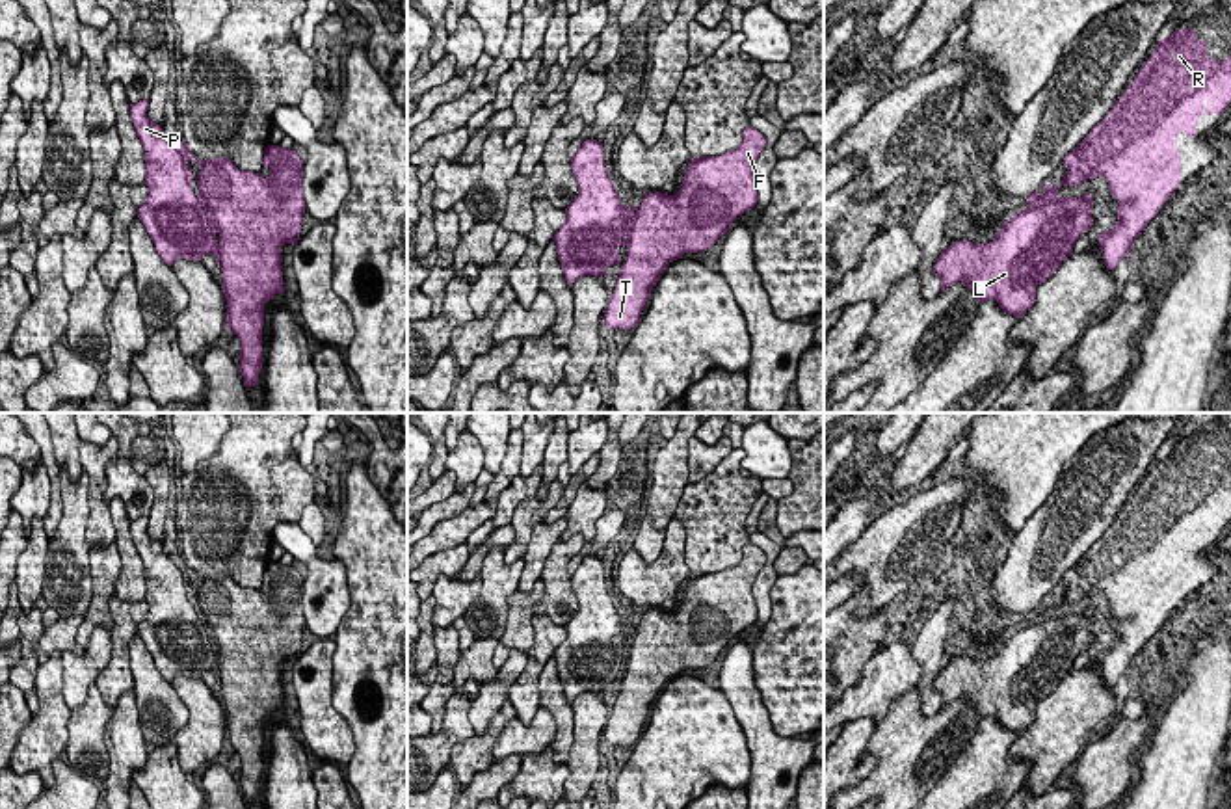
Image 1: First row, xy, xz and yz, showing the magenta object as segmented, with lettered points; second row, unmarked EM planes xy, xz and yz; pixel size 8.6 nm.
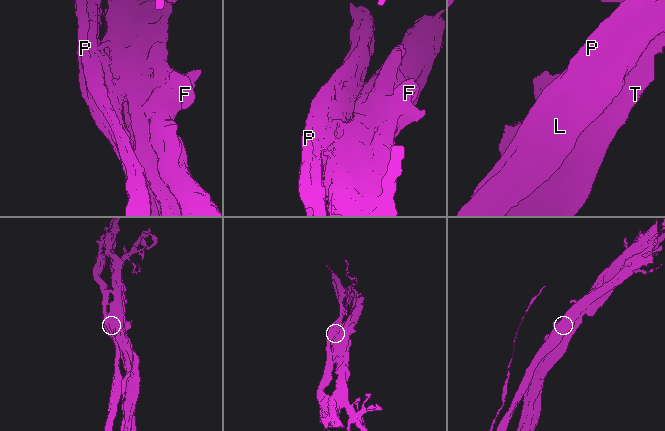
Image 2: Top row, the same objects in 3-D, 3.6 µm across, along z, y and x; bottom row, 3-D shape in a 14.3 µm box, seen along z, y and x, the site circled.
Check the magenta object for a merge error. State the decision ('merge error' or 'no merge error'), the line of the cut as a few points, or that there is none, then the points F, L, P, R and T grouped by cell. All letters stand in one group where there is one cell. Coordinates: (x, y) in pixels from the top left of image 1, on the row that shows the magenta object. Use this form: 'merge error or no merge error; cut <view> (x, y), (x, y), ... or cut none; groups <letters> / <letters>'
merge error; cut xy (198, 198), (201, 216), (216, 231); groups F R T / L P

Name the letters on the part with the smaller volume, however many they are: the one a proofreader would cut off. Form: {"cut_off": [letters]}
{"cut_off": ["L", "P"]}

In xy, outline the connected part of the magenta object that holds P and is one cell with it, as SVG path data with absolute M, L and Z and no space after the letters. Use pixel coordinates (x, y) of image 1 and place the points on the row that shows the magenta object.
M149 99L130 104L130 117L145 151L145 186L149 188L145 203L138 208L138 218L169 268L179 257L201 260L205 255L216 255L216 231L205 221L201 214L203 205L192 192L192 169L188 162L193 160L195 154L184 141L167 136L160 125L152 123L147 117L147 110Z

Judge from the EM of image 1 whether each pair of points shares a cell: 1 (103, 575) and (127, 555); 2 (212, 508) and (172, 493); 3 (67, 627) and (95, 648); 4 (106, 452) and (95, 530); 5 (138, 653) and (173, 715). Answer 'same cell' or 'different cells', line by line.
1: different cells
2: different cells
3: different cells
4: same cell
5: same cell

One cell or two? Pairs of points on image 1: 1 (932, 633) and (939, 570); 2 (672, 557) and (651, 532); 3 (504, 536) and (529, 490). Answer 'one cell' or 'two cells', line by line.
1: two cells
2: two cells
3: two cells

